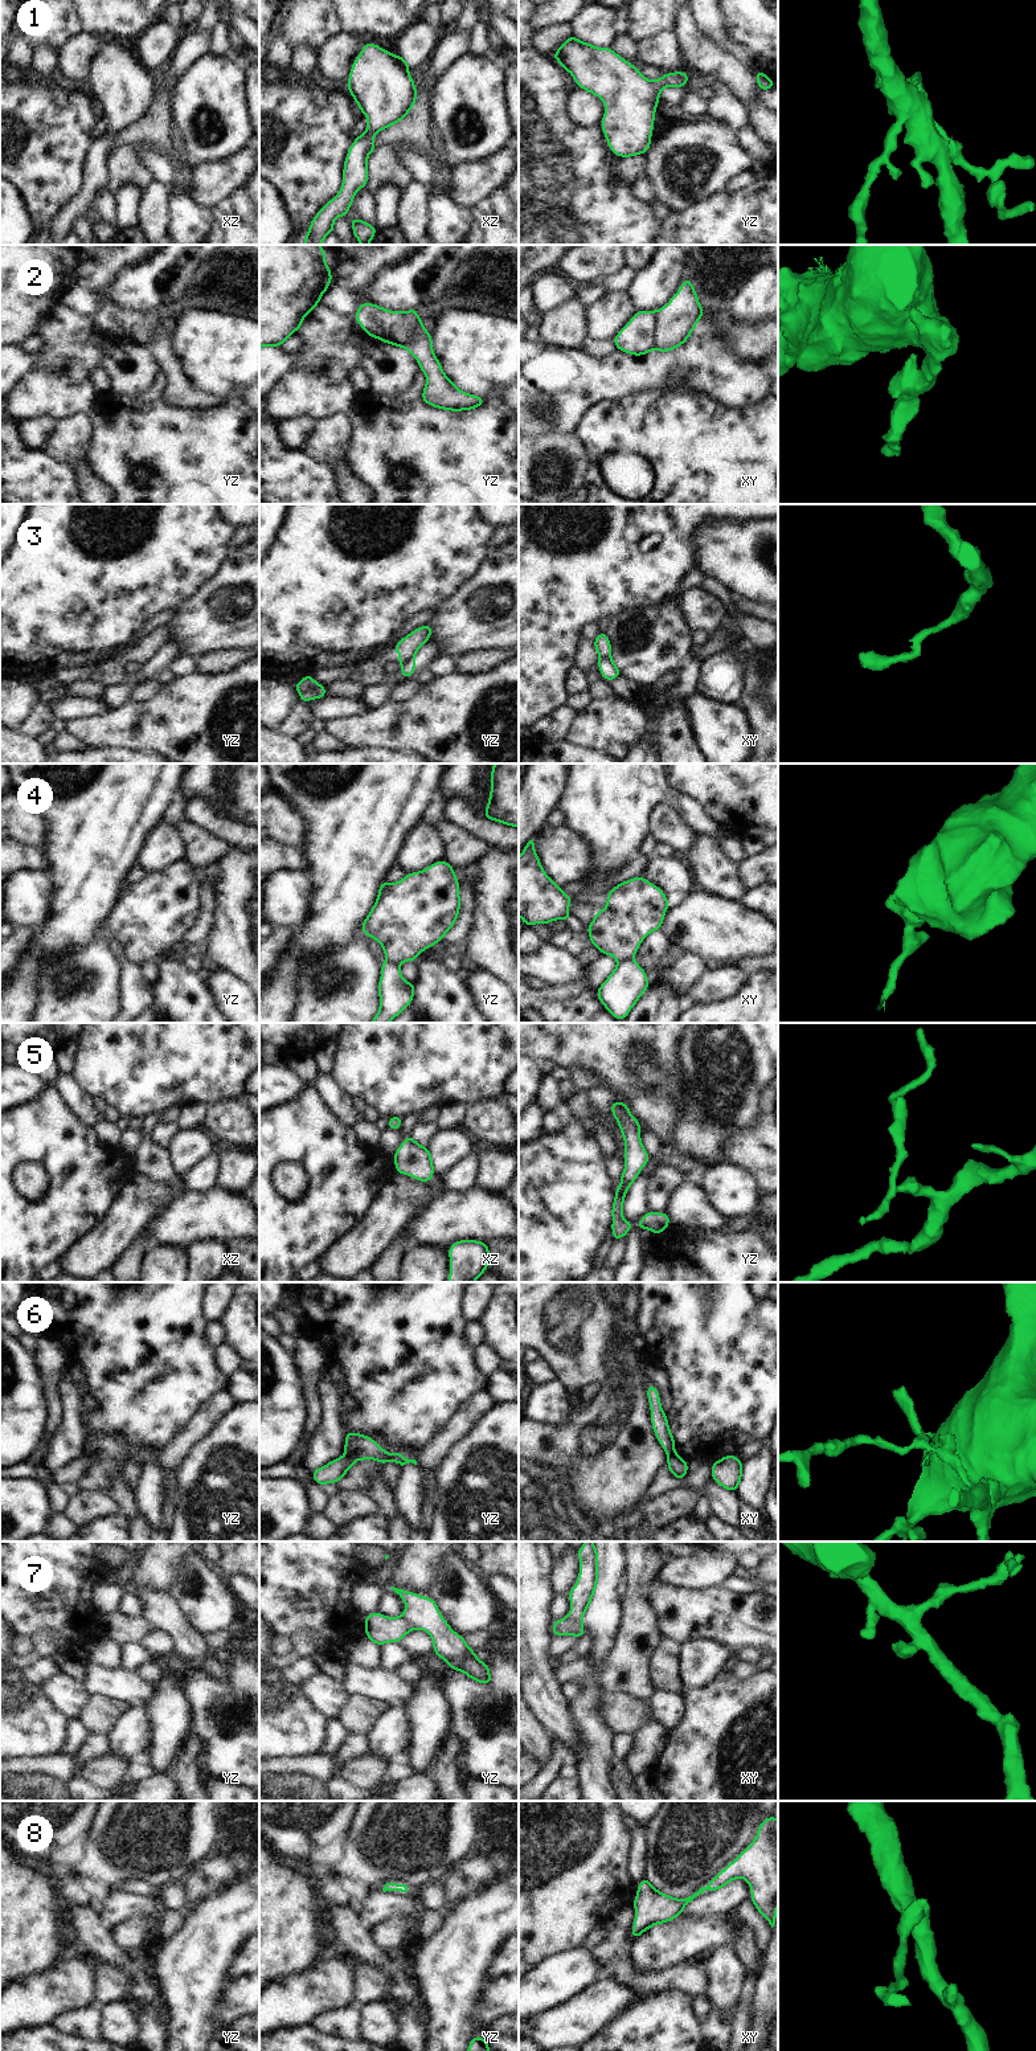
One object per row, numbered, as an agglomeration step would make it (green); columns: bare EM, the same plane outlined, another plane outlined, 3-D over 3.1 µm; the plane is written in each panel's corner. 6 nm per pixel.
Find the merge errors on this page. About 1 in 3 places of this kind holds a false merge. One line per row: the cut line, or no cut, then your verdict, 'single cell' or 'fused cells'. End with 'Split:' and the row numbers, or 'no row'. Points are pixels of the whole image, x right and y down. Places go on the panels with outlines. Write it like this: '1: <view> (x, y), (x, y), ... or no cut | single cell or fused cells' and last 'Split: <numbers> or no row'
1: no cut | single cell
2: yz (404, 312), (409, 323), (420, 327), (418, 335), (405, 348) | fused cells
3: yz (413, 655), (402, 666) | fused cells
4: xy (631, 960), (618, 963) | fused cells
5: no cut | single cell
6: yz (345, 1453), (356, 1458) | fused cells
7: yz (401, 1616), (414, 1628) | fused cells
8: no cut | single cell
Split: 2, 3, 4, 6, 7

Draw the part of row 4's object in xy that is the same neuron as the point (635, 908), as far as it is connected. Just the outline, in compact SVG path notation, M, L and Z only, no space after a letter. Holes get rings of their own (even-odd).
M643 876L622 881L606 895L605 909L597 910L591 924L586 928L589 938L602 955L611 955L618 963L632 961L642 941L663 925L664 914L671 902L659 887L651 884Z

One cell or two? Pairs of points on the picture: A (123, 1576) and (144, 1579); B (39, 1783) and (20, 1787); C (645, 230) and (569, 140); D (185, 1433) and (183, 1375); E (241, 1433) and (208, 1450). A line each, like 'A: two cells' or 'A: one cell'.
A: two cells
B: one cell
C: one cell
D: two cells
E: one cell

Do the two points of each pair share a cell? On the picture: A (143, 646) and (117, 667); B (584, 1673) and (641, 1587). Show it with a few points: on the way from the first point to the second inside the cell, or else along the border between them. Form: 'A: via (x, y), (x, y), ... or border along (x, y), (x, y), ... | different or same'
A: via (136, 653), (123, 660) | same
B: via (610, 1667), (635, 1642), (639, 1634), (639, 1613) | same

